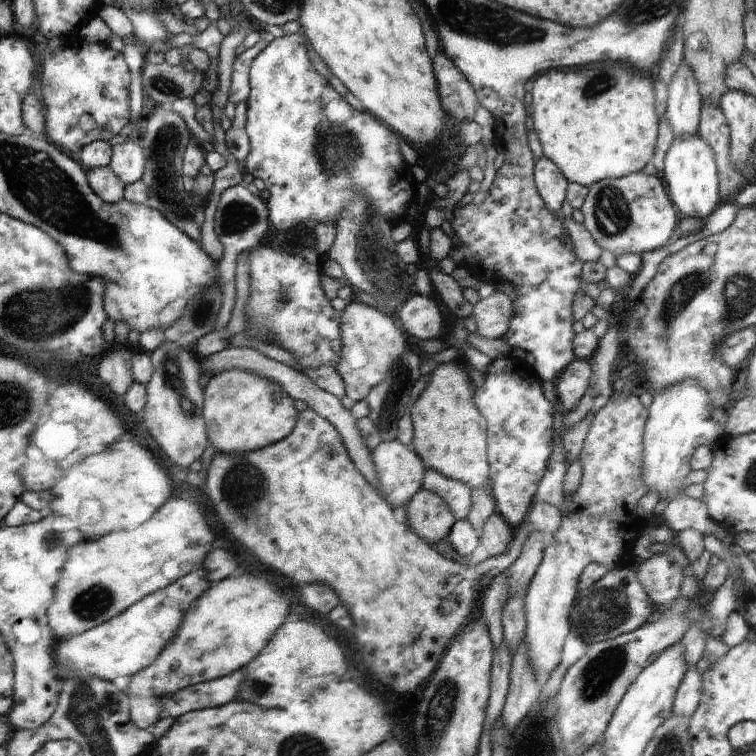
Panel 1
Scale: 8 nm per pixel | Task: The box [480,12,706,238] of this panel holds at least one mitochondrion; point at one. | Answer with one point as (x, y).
(597, 83)

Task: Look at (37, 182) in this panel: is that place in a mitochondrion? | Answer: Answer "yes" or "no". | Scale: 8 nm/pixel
yes

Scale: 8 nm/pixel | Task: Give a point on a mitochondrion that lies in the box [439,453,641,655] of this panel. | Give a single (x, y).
(600, 610)

